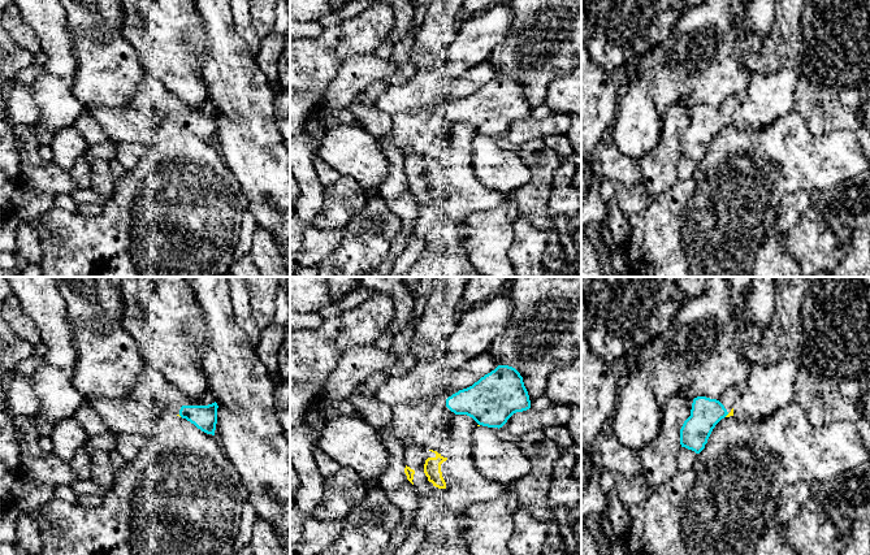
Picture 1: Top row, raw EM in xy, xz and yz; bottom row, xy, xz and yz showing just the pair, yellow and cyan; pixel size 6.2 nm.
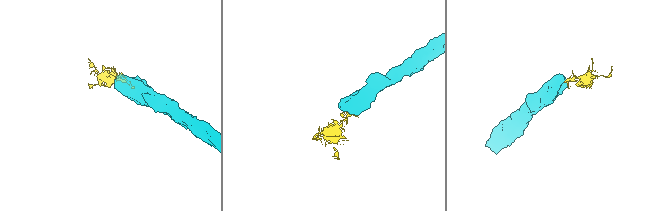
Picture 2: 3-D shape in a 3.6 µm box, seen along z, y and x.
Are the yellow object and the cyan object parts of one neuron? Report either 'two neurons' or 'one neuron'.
one neuron

